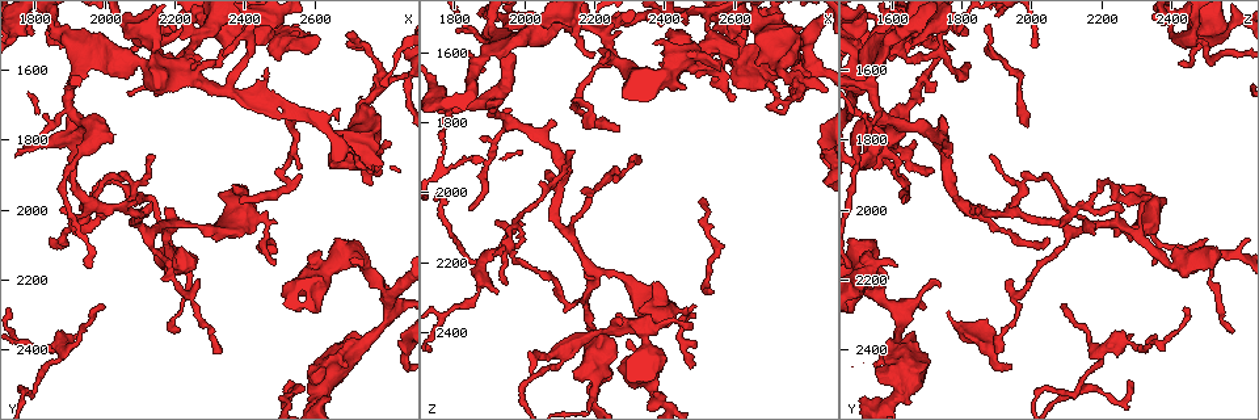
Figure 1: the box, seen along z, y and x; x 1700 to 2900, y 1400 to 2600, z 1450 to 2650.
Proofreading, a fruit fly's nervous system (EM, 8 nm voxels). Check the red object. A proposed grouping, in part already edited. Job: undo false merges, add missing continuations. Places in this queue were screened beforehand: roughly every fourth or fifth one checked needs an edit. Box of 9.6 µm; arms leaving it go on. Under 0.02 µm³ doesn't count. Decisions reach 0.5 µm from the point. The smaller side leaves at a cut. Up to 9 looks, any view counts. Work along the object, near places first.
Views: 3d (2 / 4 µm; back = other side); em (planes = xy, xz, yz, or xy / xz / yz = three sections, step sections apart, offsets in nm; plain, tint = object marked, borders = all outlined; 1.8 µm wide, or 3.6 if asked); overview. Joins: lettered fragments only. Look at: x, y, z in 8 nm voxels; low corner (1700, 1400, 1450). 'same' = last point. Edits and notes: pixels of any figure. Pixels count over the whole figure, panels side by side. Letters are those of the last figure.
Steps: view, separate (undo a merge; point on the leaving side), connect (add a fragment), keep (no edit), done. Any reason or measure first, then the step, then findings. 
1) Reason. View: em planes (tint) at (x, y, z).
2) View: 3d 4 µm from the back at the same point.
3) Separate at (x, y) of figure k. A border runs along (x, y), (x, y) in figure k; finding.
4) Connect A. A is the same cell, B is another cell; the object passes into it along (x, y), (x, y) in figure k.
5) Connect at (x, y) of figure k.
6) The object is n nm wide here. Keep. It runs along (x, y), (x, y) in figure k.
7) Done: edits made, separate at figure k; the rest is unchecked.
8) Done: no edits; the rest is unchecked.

An open end. View: 3d 4 µm from the back at (2380, 1940, 2250).

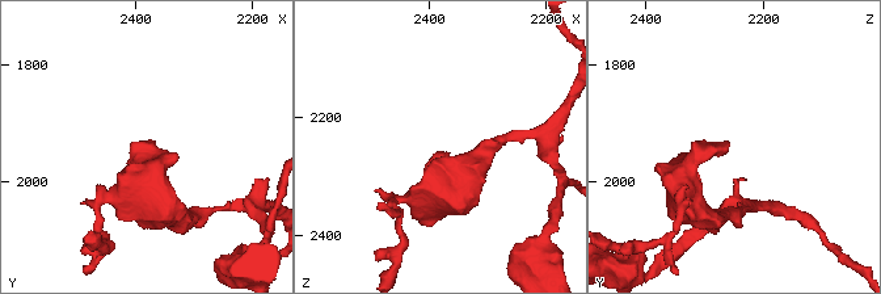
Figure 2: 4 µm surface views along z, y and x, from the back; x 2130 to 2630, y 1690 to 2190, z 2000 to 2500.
View: em planes (borders) at (2380, 1940, 2255).

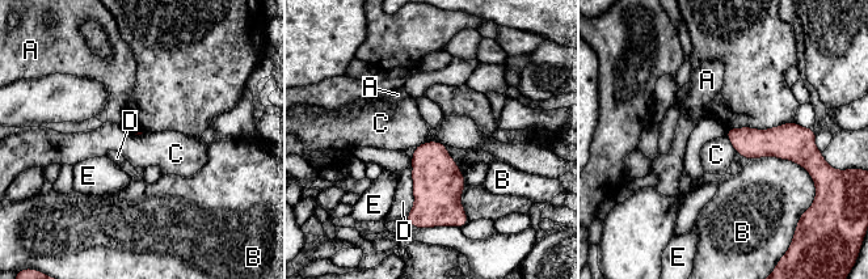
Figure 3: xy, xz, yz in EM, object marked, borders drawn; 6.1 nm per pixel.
Keep. A, B, C, D and E are other cells; no lettered fragment goes on from it.

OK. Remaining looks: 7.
Arms part here. View: em xy step 4 (tint) at (2220, 1570, 1550).

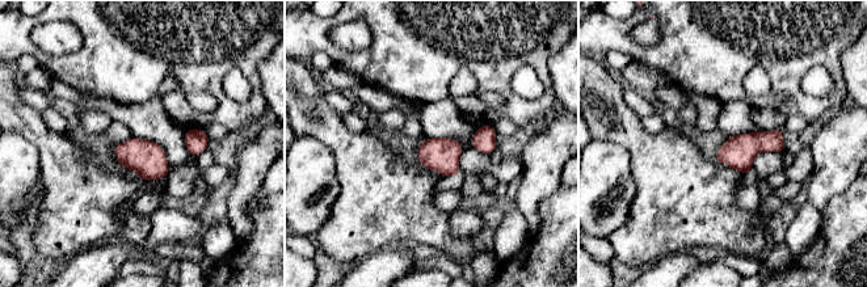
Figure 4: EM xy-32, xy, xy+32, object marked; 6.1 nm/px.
View: em planes (borders) at the same point.

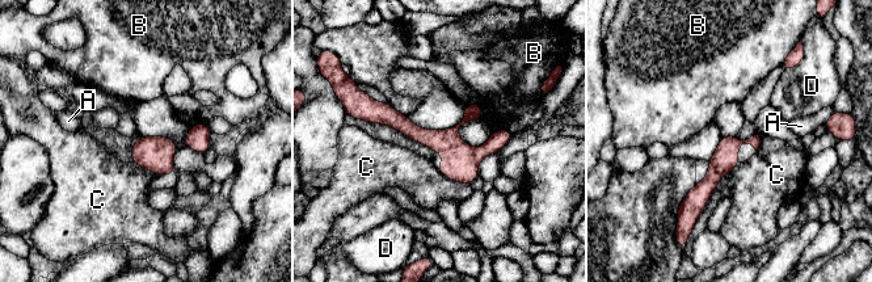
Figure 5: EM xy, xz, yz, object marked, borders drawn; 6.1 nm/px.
Keep. A, B, C and D are other cells; a border runs along (437, 169), (449, 179), (470, 185) in figure 5; all the same cell.

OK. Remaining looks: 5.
An open end. View: em yz step 8 (tint) at (1900, 1730, 1740).

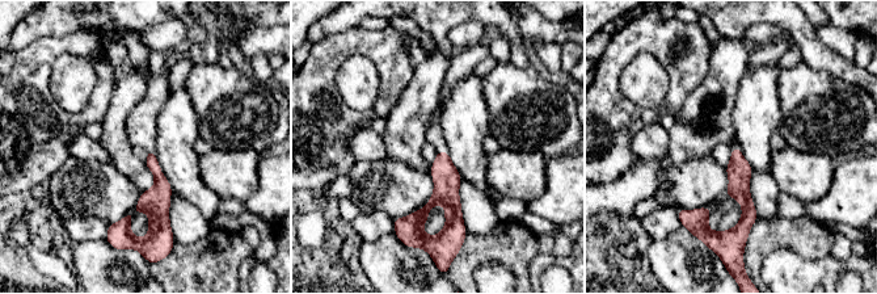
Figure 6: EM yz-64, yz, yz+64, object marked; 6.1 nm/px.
View: em planes (borders) at the same point.

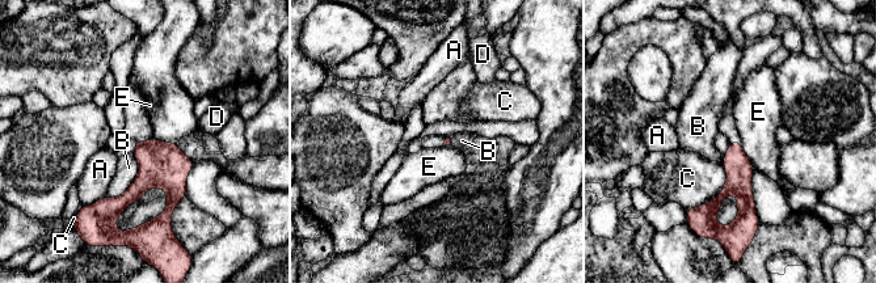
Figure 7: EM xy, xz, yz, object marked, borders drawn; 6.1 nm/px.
The longest contact is with C, 380 nm. Keep. A, B, C, D and E are other cells; a border runs along (740, 142), (754, 169) in figure 7; none of them fits.

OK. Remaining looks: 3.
Tapers out. View: em planes (borders) at (1990, 2270, 2090).

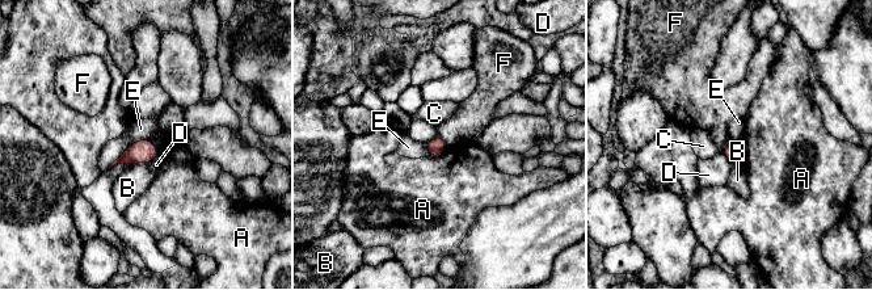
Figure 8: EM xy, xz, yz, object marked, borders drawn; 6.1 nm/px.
Keep. A, B, C, D, E and F are other cells; a border runs along (125, 151), (106, 168) in figure 8; none of them fits.

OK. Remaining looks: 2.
Done: no edits; the rest is unchecked.

